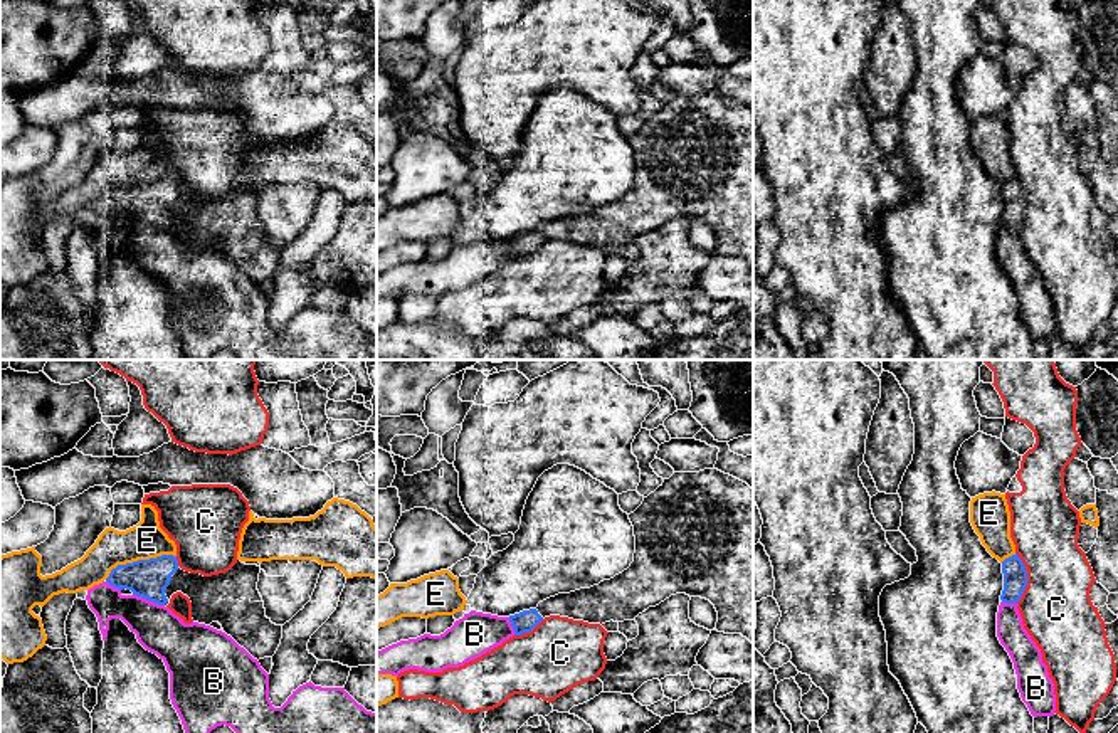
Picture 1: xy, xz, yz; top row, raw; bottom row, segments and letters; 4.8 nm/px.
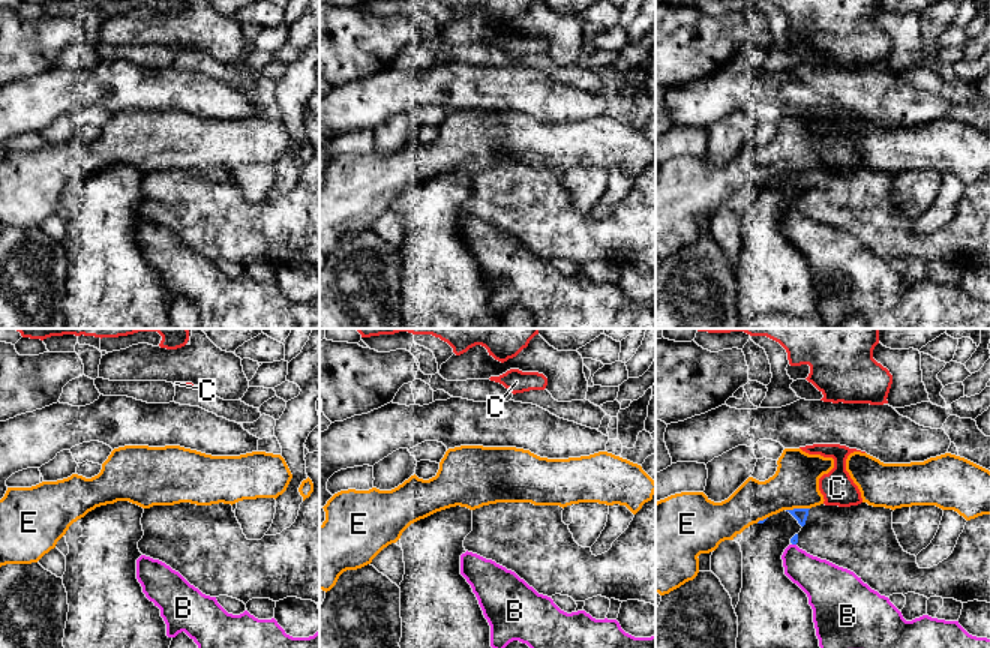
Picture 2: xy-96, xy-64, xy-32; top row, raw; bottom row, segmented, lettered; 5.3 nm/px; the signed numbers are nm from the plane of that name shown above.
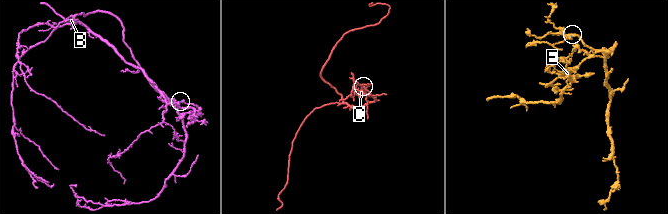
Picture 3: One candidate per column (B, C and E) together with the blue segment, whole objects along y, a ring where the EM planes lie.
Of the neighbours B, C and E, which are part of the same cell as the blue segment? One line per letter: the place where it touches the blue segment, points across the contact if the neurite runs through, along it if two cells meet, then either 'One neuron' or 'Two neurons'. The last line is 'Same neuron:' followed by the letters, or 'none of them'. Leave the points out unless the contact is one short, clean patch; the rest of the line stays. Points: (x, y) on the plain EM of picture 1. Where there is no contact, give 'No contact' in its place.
B: Touches blue at xy (148, 222). Two neurons
C: Touches blue at yz (1026, 200). Two neurons
E: Touches blue at xy (138, 184). Two neurons
Same neuron: none of them

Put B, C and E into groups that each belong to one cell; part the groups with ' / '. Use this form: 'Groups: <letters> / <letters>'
Groups: B / C / E

